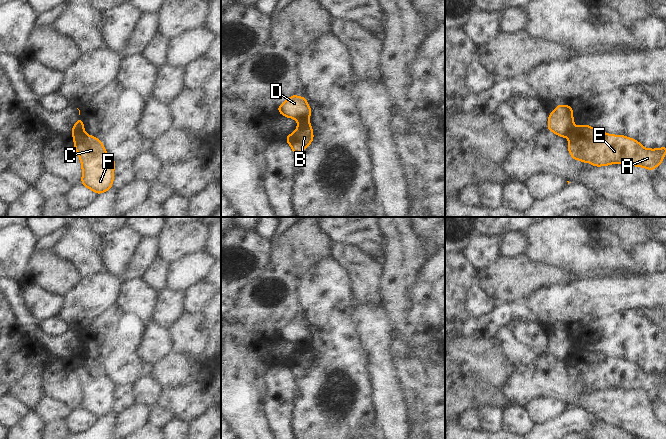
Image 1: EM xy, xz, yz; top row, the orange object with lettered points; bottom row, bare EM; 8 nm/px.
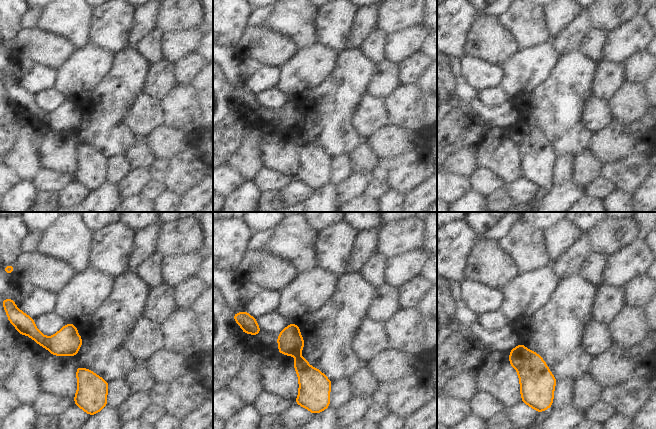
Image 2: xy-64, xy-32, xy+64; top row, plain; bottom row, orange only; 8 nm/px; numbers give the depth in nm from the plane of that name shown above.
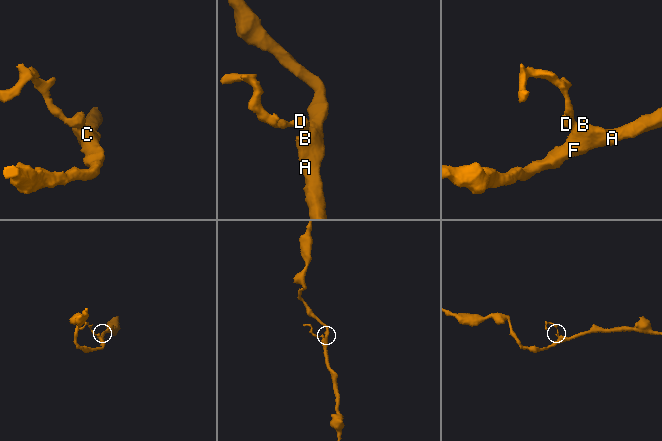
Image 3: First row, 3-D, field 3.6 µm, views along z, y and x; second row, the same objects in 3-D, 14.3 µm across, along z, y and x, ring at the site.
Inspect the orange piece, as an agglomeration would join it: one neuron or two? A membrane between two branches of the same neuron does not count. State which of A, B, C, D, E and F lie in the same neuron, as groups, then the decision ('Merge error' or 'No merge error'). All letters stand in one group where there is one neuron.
Groups: A B C E F / D. Merge error.

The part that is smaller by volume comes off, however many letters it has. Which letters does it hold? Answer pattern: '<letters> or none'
D

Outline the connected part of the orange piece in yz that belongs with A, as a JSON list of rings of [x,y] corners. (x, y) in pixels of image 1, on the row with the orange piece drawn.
[[[584,124],[573,128],[568,150],[572,159],[590,162],[596,167],[619,163],[645,167],[650,171],[663,162],[666,154],[666,146],[647,149],[636,139],[606,134],[603,130]]]

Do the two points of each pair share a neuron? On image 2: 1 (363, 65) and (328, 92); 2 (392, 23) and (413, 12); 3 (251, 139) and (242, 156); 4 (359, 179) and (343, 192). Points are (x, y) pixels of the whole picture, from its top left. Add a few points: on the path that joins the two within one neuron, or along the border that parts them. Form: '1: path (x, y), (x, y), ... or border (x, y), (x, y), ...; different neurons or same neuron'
1: path (354, 74), (337, 91); same neuron
2: path (397, 18), (403, 12), (408, 12); same neuron
3: path (251, 143), (250, 148), (246, 152); same neuron
4: path (355, 183), (347, 190); same neuron

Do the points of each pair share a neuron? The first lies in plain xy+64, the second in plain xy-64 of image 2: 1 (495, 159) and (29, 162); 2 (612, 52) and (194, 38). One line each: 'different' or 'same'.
1: different
2: same

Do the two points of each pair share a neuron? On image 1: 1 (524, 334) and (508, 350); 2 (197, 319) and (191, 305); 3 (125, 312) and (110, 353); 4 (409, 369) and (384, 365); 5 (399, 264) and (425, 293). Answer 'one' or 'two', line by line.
1: two
2: two
3: one
4: two
5: two

